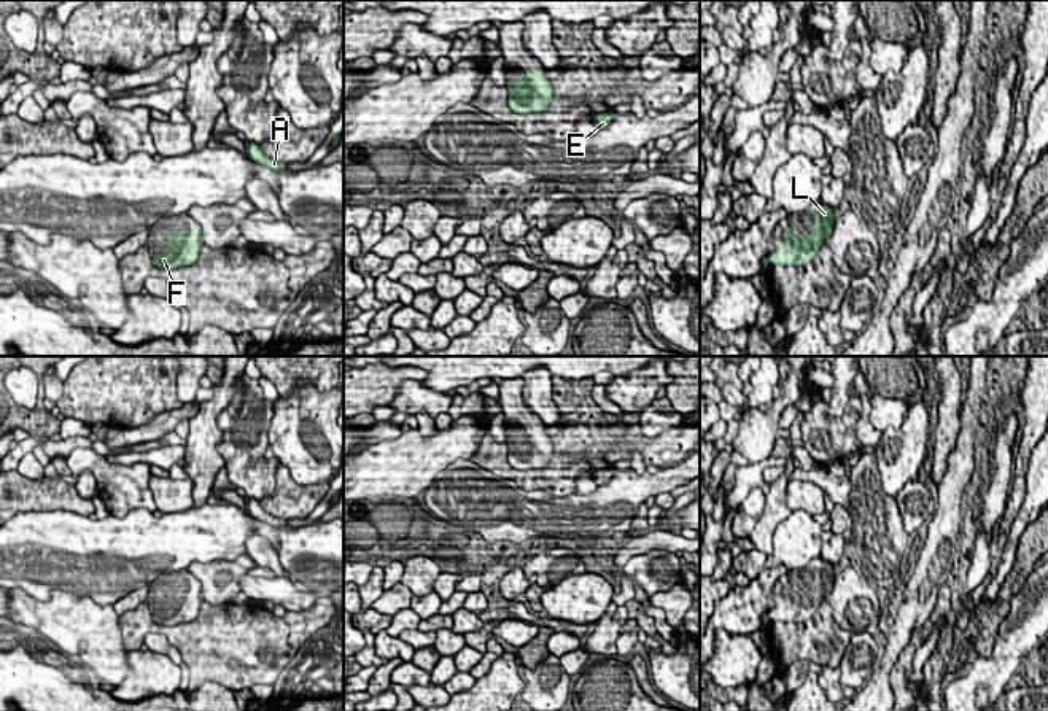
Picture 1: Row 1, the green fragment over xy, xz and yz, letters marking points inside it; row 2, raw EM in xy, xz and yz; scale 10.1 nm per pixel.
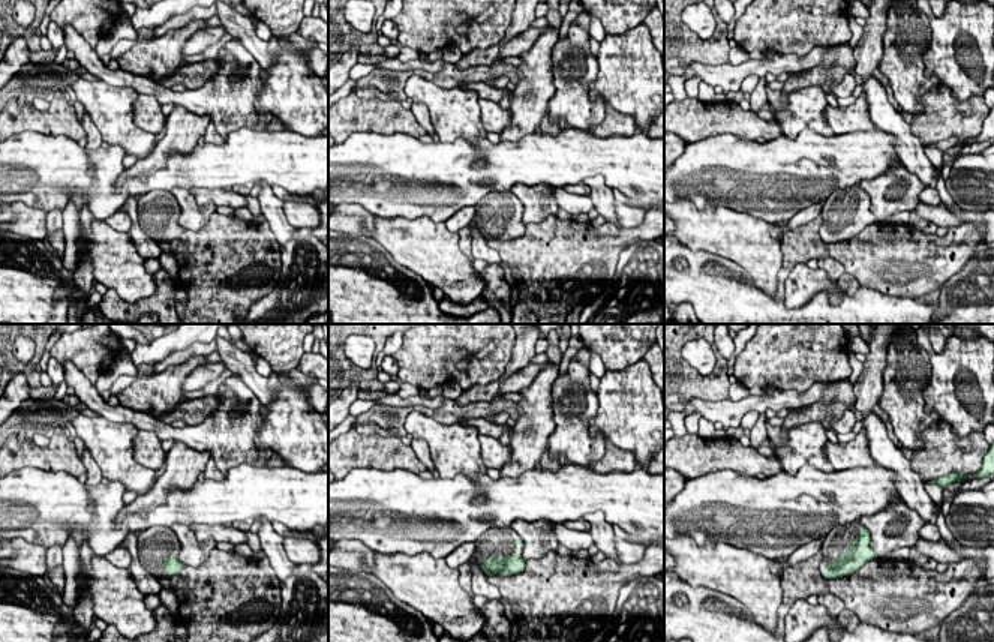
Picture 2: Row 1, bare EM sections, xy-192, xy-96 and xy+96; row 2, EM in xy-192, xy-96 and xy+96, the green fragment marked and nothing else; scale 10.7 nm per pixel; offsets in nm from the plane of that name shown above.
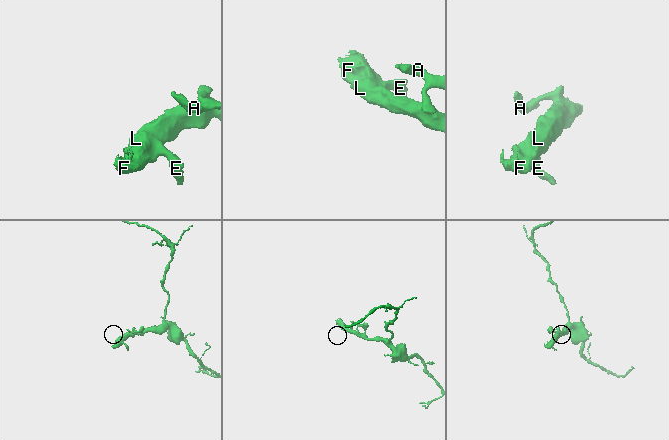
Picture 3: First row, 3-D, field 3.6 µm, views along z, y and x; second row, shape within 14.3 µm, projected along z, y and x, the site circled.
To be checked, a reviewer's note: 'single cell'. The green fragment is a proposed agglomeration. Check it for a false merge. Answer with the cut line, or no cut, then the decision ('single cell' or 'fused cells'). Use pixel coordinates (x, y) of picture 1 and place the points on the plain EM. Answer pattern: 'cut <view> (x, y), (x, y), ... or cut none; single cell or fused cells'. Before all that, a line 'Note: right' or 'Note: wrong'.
Note: right
cut none; single cell

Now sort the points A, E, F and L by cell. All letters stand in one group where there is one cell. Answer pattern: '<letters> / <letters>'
A E F L

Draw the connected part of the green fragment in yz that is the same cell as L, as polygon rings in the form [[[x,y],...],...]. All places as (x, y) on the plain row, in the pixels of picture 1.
[[[829,561],[813,565],[813,589],[806,595],[803,590],[798,593],[787,579],[786,601],[776,603],[770,611],[768,617],[771,620],[782,622],[806,622],[813,619],[813,614],[817,611],[819,604],[825,601],[827,593],[833,587],[833,579],[838,566]]]

